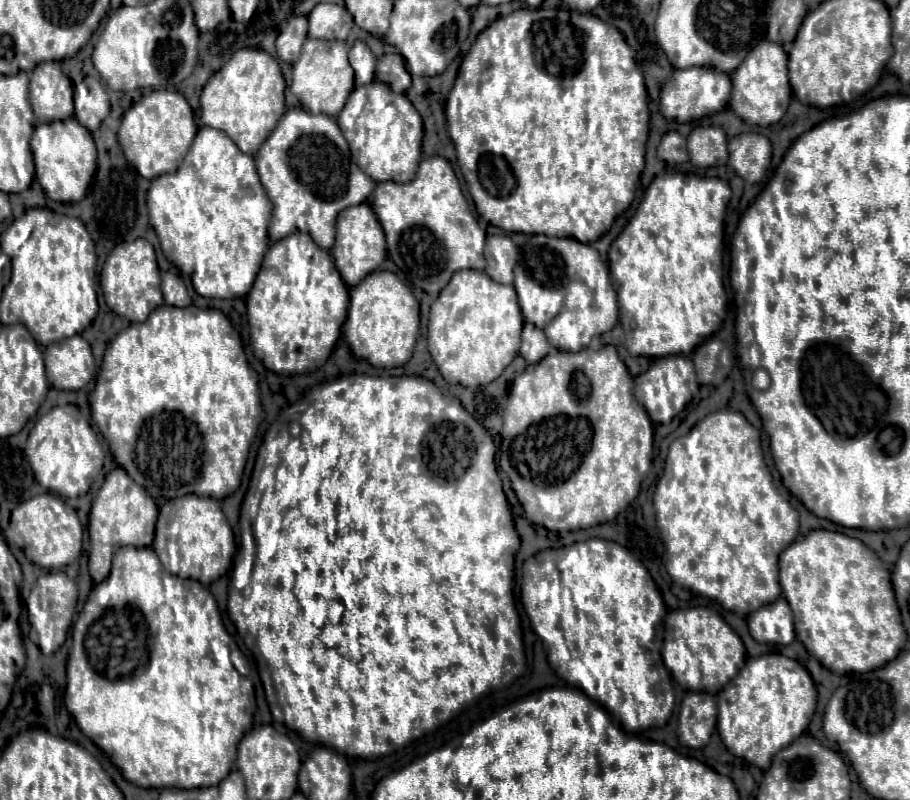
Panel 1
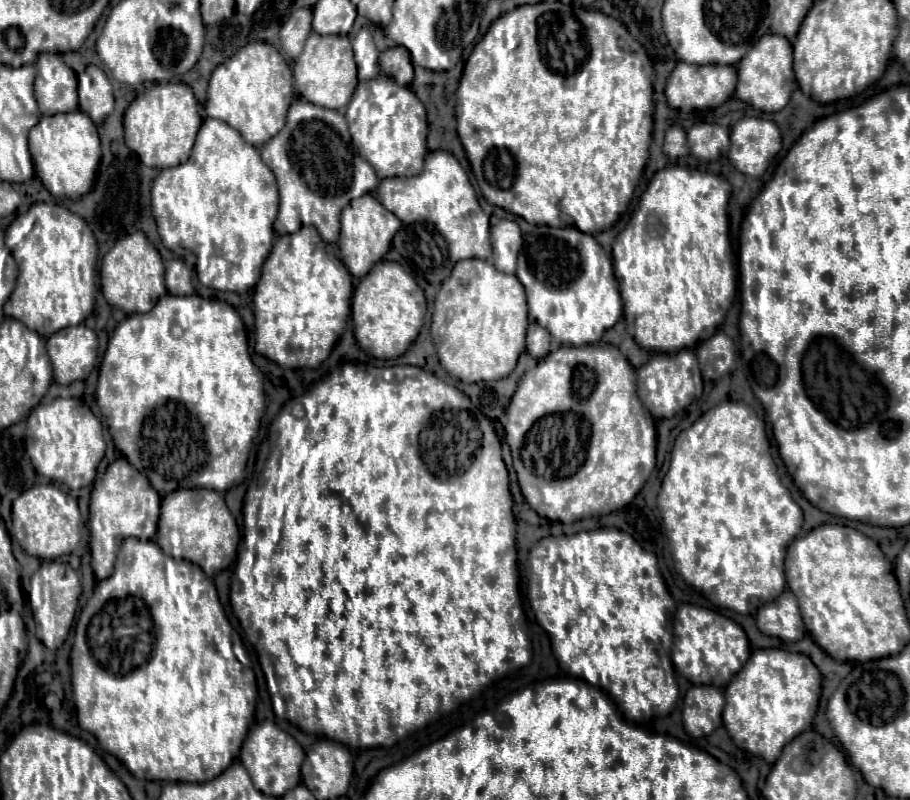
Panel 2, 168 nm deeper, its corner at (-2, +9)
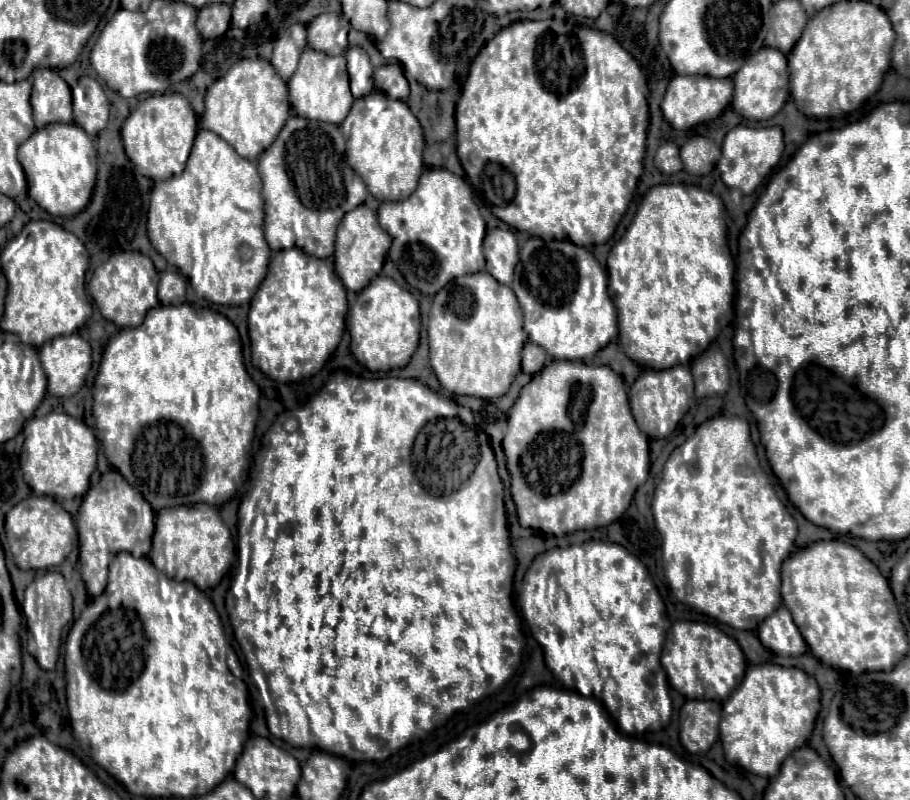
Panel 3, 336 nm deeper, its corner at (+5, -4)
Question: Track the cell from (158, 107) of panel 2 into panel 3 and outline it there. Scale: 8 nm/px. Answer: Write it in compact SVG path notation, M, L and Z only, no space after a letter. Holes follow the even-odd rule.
M179 92L149 96L145 102L139 102L139 106L129 114L129 118L121 126L121 138L127 158L135 164L135 168L143 176L155 182L167 180L183 172L195 134L197 134L197 116L191 110L187 98L181 96Z

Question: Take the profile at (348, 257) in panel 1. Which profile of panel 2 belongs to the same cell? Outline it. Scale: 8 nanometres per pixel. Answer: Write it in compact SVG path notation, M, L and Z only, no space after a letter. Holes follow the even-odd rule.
M362 195L358 199L354 199L354 203L350 203L344 211L342 211L342 233L340 233L340 257L346 263L348 271L354 277L362 277L366 275L366 271L370 271L370 267L378 261L384 259L384 255L390 249L392 237L396 235L396 231L402 227L402 221L386 211L386 207L382 207L382 203L372 197L372 195Z

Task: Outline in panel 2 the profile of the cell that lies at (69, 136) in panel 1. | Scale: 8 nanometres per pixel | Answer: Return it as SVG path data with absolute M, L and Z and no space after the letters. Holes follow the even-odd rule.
M82 111L44 115L30 129L28 143L34 161L34 171L42 181L42 185L54 197L78 199L86 191L90 191L102 151L100 151L100 137L96 125L90 121L88 115L82 115Z

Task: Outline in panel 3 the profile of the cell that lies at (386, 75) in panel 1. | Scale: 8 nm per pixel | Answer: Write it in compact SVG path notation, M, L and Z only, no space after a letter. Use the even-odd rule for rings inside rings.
M393 62L393 64L377 68L375 70L375 88L385 92L389 98L405 102L409 96L409 84L407 84L407 78L403 76L401 64Z

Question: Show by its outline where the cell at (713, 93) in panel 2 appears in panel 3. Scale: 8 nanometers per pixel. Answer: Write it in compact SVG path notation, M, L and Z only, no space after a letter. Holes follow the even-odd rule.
M675 76L669 82L667 92L661 100L661 110L665 120L675 130L685 130L701 122L715 120L729 106L729 102L731 102L731 78L715 80L709 76Z

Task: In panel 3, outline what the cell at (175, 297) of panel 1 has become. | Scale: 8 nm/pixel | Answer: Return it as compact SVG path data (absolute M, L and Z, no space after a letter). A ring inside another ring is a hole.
M163 272L157 288L157 298L161 304L183 304L185 302L185 286L187 280L179 272Z

